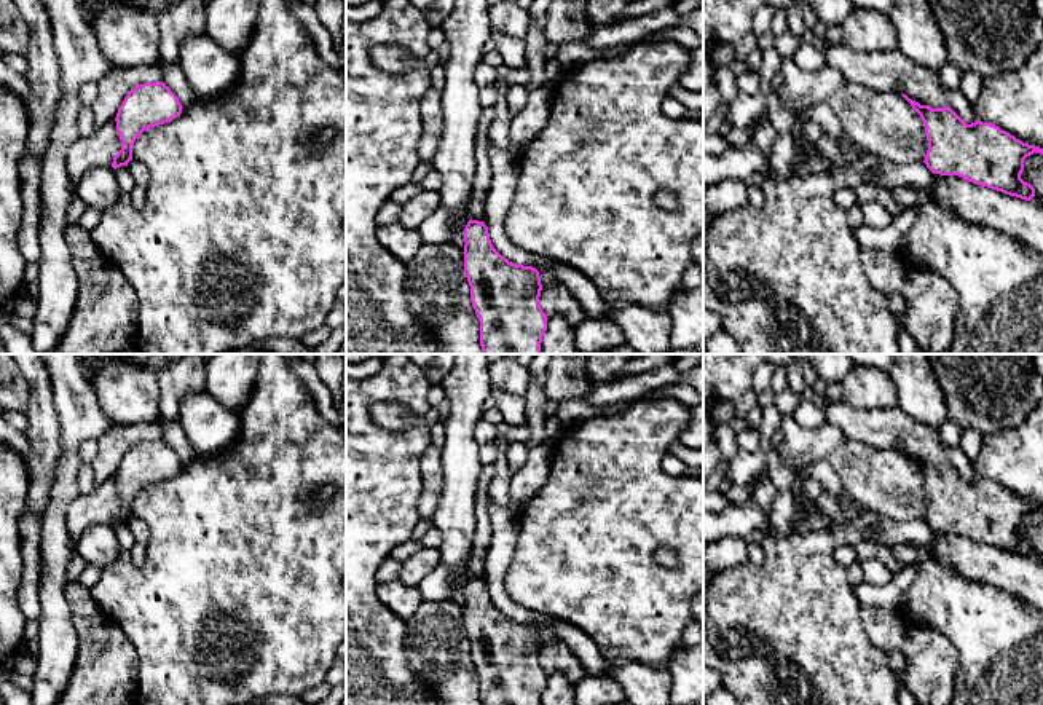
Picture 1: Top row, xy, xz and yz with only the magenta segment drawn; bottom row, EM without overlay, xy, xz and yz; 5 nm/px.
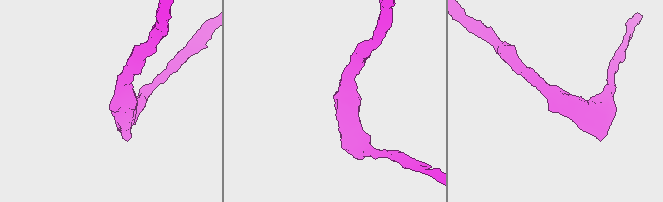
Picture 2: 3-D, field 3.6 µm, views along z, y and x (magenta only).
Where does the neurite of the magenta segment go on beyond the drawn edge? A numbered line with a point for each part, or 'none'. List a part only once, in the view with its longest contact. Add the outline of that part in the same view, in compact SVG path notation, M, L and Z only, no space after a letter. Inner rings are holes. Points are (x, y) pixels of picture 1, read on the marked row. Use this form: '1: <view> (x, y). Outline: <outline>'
none

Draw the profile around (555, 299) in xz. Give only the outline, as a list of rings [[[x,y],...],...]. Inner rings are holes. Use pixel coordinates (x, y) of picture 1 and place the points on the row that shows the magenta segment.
[[[561,282],[544,287],[539,303],[547,317],[561,314],[573,329],[587,317],[576,295]]]

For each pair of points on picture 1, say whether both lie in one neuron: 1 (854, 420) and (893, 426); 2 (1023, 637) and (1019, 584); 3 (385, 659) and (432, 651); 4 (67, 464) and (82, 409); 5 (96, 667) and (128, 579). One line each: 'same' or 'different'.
1: same
2: different
3: different
4: same
5: different

